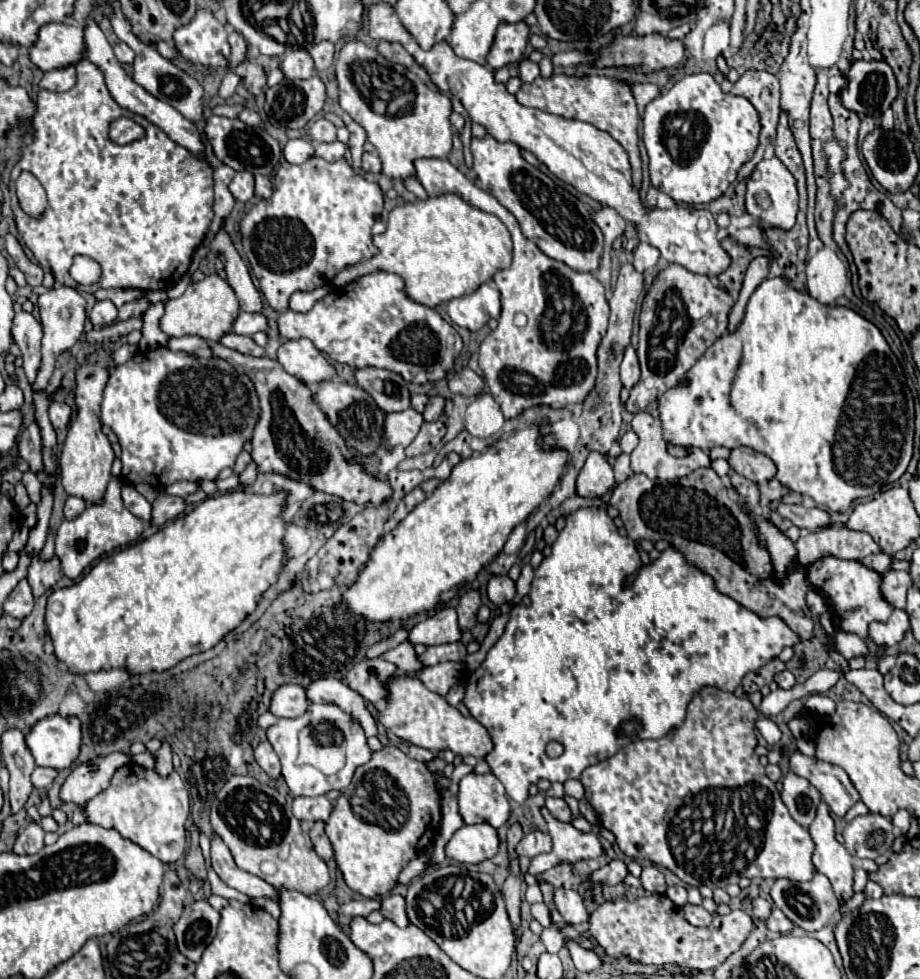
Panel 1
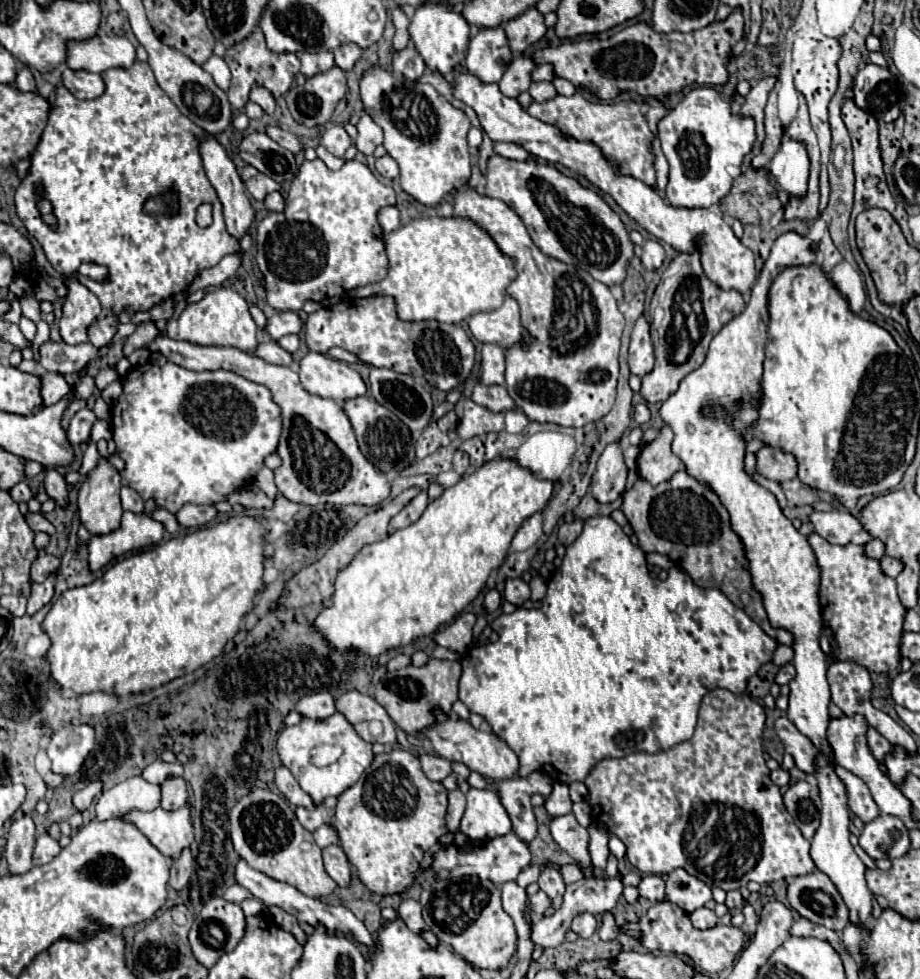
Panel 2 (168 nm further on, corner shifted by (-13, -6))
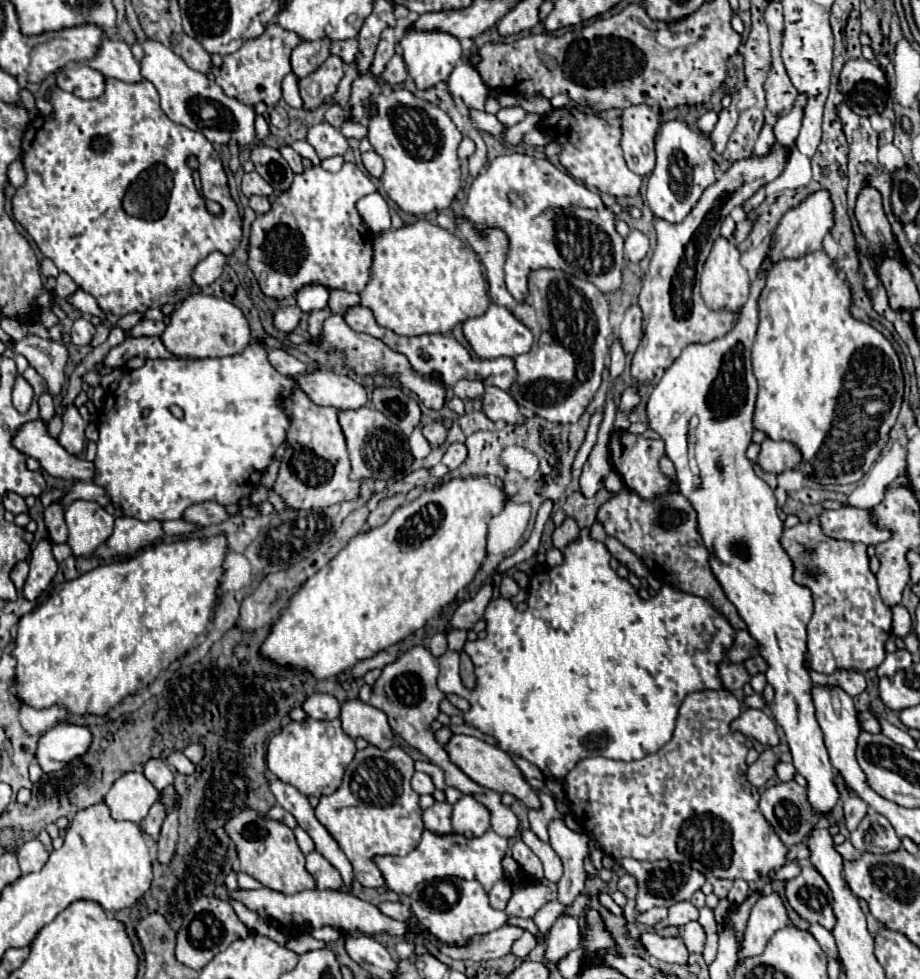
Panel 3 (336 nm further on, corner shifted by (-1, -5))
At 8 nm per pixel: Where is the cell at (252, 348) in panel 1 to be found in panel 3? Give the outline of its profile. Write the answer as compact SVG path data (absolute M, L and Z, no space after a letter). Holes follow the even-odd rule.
M269 350L269 362L273 364L273 368L277 372L281 372L283 376L297 376L307 372L307 364L299 362L295 356L291 356L285 350Z

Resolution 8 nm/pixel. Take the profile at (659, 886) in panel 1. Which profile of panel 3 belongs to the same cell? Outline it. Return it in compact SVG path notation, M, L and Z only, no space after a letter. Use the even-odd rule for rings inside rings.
M629 874L621 876L617 886L619 886L619 890L621 890L627 898L635 898L635 896L637 896L637 882L635 882L635 878L631 878Z

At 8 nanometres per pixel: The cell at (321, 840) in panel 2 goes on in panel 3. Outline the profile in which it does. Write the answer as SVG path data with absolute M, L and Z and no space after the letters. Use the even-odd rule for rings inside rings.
M295 828L295 838L297 838L297 844L299 844L299 848L301 848L303 854L309 854L309 852L315 850L315 844L313 844L311 836L307 836L303 828Z

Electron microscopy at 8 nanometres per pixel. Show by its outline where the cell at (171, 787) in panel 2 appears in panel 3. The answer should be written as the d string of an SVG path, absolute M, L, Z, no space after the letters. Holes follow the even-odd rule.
M155 802L155 806L151 806L147 818L141 822L143 832L149 834L153 840L157 840L165 816L167 816L167 808L165 808L165 804L163 804L163 802Z

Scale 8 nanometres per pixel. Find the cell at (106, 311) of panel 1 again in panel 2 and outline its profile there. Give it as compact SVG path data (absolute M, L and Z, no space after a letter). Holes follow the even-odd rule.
M99 317L89 325L87 337L95 347L103 347L111 341L115 331L117 331L117 319L115 317Z

